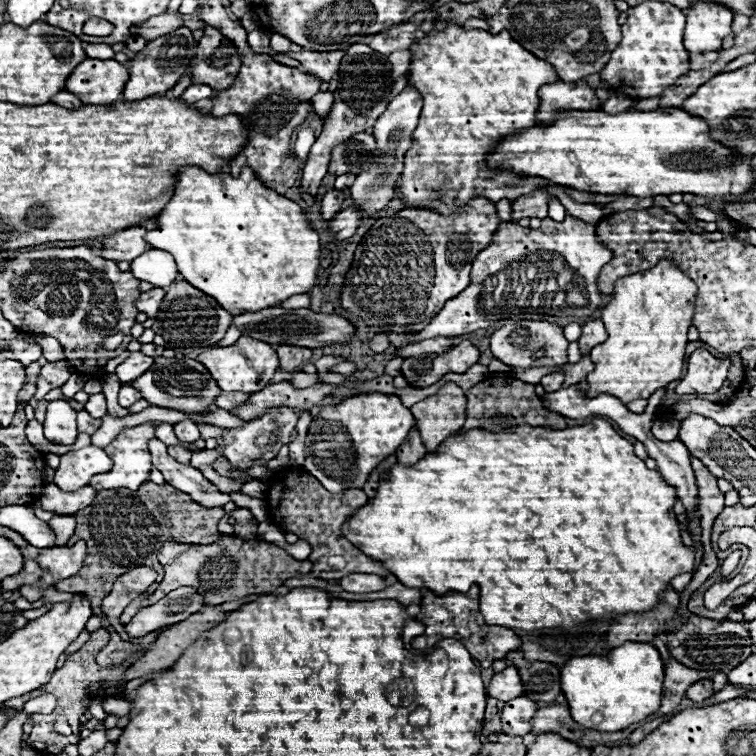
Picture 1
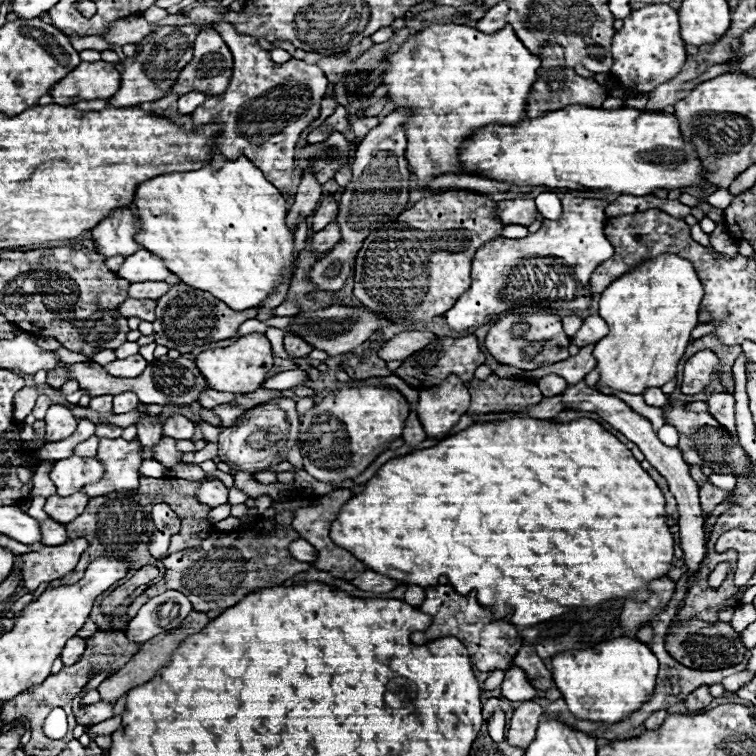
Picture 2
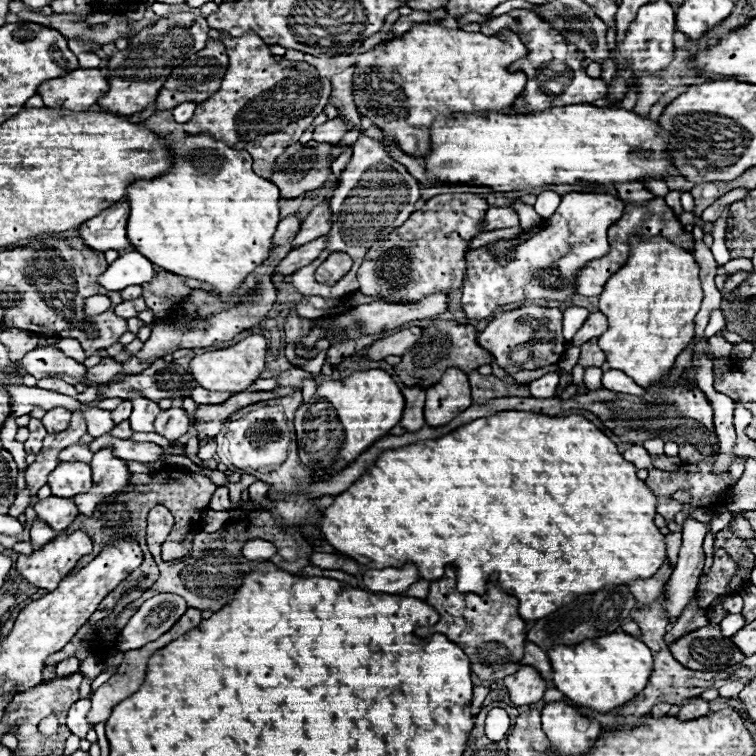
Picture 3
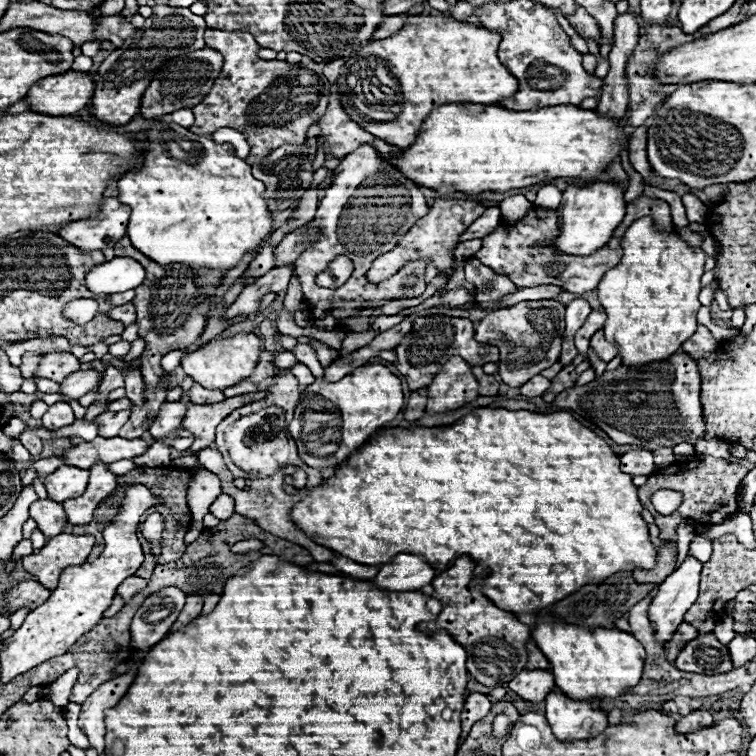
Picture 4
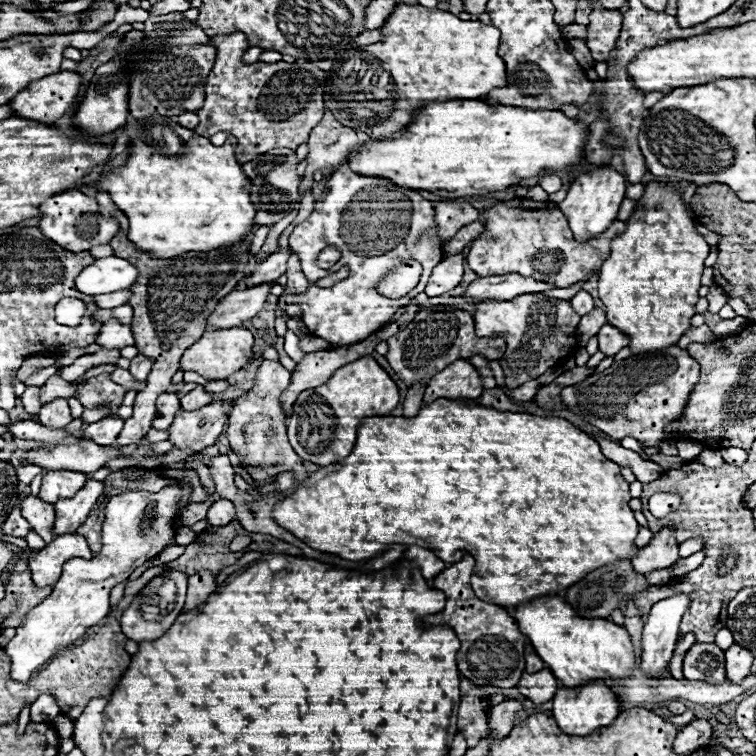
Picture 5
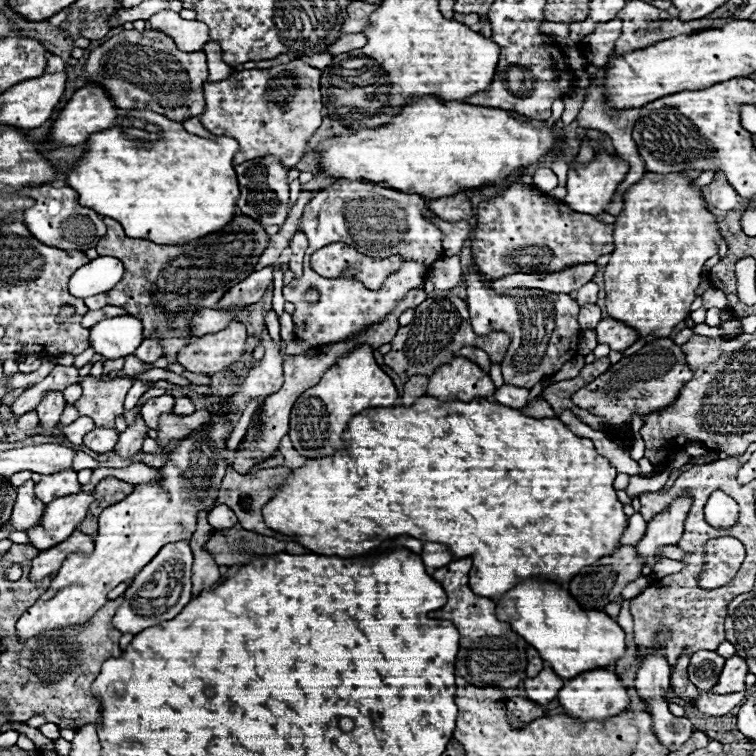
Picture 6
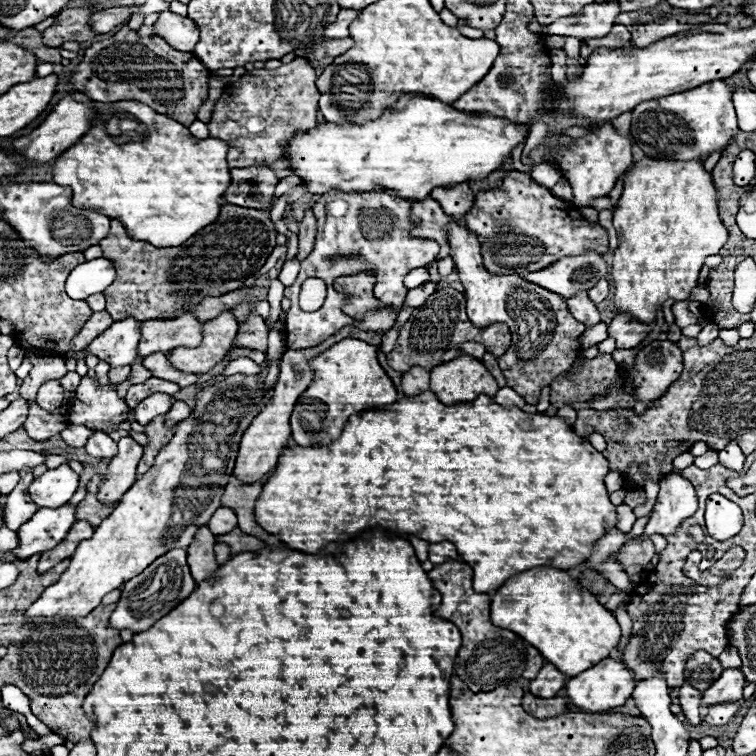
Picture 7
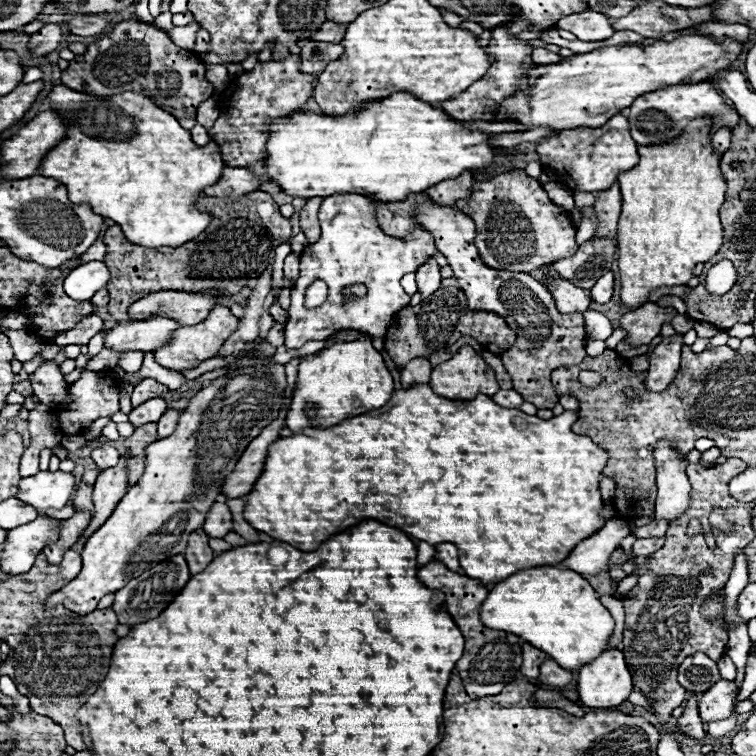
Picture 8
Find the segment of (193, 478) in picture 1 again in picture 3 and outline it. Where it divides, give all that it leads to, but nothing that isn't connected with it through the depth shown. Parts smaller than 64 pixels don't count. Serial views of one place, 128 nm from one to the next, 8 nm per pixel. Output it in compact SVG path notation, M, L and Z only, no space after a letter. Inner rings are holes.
M132 392L130 394L130 402L134 404L134 410L132 410L132 416L130 416L130 426L134 432L154 432L152 424L156 420L156 416L160 414L160 408L156 402L150 402L150 400L144 400L138 392ZM218 486L216 492L210 498L210 510L230 510L230 500L228 500L228 488Z

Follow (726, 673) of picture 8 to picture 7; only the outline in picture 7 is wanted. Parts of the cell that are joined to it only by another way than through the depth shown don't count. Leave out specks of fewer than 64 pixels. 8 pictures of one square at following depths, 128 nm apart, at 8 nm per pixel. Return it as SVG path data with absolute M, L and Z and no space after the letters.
M728 646L728 648L718 656L718 660L722 662L724 668L740 668L740 656L738 656L738 650L732 648L732 646Z

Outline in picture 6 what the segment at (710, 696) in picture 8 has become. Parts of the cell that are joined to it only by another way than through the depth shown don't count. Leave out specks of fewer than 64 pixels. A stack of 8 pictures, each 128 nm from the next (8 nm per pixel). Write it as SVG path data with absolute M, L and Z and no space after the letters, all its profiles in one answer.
M730 656L726 658L724 670L720 674L718 684L712 688L716 694L730 694L730 692L740 692L744 690L744 676L748 674L748 666L740 656Z

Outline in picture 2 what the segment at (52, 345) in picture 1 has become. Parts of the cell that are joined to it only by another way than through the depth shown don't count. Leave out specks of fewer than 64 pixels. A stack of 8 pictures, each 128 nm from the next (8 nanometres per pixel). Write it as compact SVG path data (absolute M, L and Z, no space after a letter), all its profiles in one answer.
M56 348L54 350L56 352L56 356L64 362L64 364L74 364L74 362L89 362L91 359L85 357L83 354L74 354L74 352L70 352L70 350L66 350L66 348Z

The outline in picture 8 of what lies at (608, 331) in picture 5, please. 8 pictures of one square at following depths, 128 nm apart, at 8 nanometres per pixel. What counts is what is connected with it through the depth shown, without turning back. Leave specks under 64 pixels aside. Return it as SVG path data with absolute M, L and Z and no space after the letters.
M654 302L644 304L642 308L636 308L632 312L626 312L620 318L620 328L626 332L624 342L630 346L642 346L650 344L652 338L658 336L660 326L676 314L674 308L660 308Z

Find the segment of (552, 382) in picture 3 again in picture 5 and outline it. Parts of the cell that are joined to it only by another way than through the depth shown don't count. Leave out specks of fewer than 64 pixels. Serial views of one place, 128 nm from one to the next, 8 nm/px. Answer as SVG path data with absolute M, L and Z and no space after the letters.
M528 380L526 384L518 386L512 390L512 396L514 400L520 400L520 402L526 402L526 400L532 400L538 392L538 380Z

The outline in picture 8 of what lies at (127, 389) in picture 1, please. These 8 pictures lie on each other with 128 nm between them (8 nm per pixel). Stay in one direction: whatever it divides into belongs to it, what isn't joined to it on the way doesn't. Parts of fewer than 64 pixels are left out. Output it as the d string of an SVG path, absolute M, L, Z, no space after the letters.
M98 442L98 444L92 448L92 460L94 460L102 470L106 470L106 468L110 468L110 466L116 466L116 464L118 464L118 458L120 458L120 452L118 452L114 446L106 444L106 442Z

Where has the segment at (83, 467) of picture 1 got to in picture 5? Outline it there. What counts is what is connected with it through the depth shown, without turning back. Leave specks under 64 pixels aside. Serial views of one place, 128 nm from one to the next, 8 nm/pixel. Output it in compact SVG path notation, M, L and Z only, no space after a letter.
M48 472L42 478L40 498L50 502L50 504L56 504L56 500L76 496L76 492L80 488L84 488L84 484L86 484L86 474L54 474L54 472Z

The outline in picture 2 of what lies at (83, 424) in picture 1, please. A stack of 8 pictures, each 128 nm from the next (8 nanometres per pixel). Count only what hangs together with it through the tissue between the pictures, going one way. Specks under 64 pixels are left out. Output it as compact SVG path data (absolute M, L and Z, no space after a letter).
M96 424L96 436L104 438L118 438L122 434L122 428L120 426L114 426L114 424Z

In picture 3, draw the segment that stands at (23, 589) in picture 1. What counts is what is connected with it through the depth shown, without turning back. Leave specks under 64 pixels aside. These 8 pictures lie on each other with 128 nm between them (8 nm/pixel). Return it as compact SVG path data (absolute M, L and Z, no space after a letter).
M60 534L40 550L34 550L30 556L20 554L16 560L16 570L32 586L54 590L88 552L92 552L92 540L88 534Z

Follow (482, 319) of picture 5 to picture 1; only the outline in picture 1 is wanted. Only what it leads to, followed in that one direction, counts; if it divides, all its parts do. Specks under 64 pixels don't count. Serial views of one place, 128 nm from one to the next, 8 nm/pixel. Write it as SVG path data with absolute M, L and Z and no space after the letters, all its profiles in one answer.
M520 320L510 326L498 328L490 338L490 350L494 358L514 368L540 368L540 366L564 366L568 362L568 340L562 328L542 320Z

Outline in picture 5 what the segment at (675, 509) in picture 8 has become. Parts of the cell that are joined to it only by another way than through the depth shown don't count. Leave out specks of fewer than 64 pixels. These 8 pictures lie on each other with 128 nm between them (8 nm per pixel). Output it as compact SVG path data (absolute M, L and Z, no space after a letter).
M662 528L648 546L640 550L636 558L632 558L632 566L640 574L648 574L652 570L670 568L678 560L678 542L670 528Z

